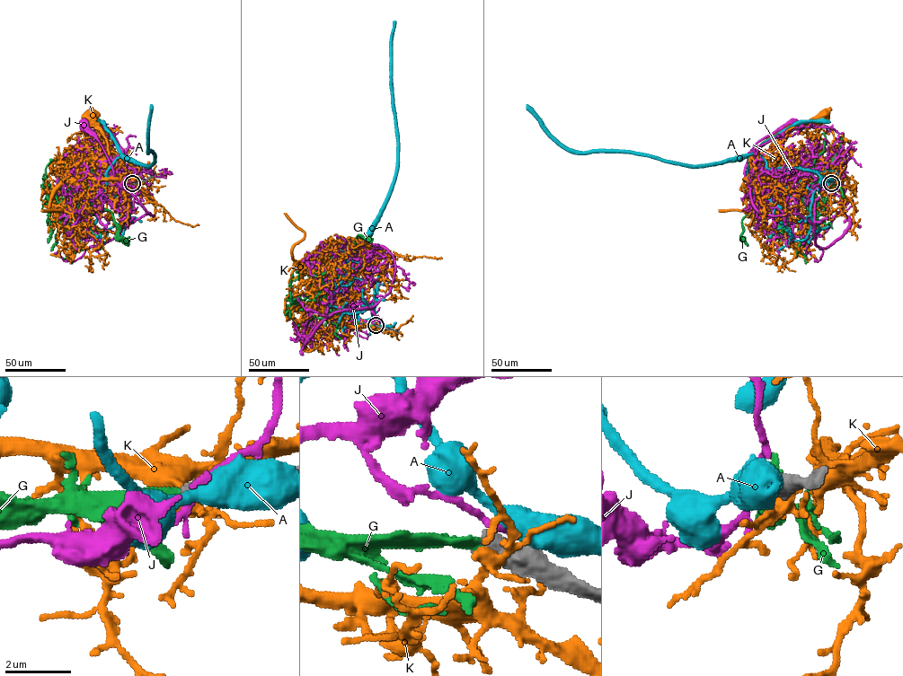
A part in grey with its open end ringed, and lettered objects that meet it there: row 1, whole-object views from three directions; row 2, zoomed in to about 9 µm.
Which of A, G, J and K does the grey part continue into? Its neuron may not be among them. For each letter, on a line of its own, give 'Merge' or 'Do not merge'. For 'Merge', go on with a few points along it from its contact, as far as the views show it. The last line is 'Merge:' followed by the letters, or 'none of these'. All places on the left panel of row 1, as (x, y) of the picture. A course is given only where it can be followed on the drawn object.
A: Do not merge
G: Merge. Its course: (133, 183), (94, 181), (82, 202), (56, 223), (49, 216), (54, 191), (45, 171), (53, 160)
J: Do not merge
K: Do not merge
Merge: G

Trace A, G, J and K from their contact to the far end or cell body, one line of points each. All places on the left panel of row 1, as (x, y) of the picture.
A: (134, 183), (129, 174), (136, 169), (121, 153), (142, 165), (154, 161), (148, 152), (151, 104)
G: (133, 183), (94, 181), (82, 202), (56, 223), (49, 216), (54, 191), (45, 171), (53, 160)
J: (133, 183), (122, 185), (112, 182), (109, 194), (101, 193), (102, 186), (119, 185), (102, 146), (84, 126)
K: (133, 183), (76, 177), (84, 162), (102, 159), (108, 154), (106, 138), (88, 119), (90, 117)

